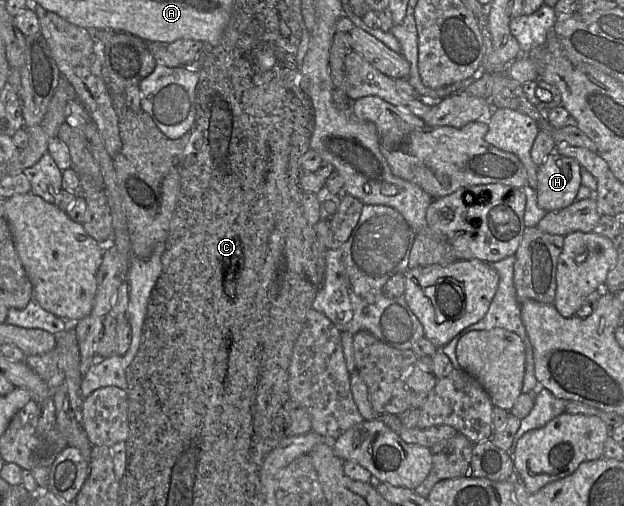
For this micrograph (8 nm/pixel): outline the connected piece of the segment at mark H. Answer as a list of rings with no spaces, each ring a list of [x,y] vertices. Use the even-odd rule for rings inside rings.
[[[556,152],[549,154],[537,170],[536,199],[546,212],[559,211],[571,205],[581,186],[581,166]]]

